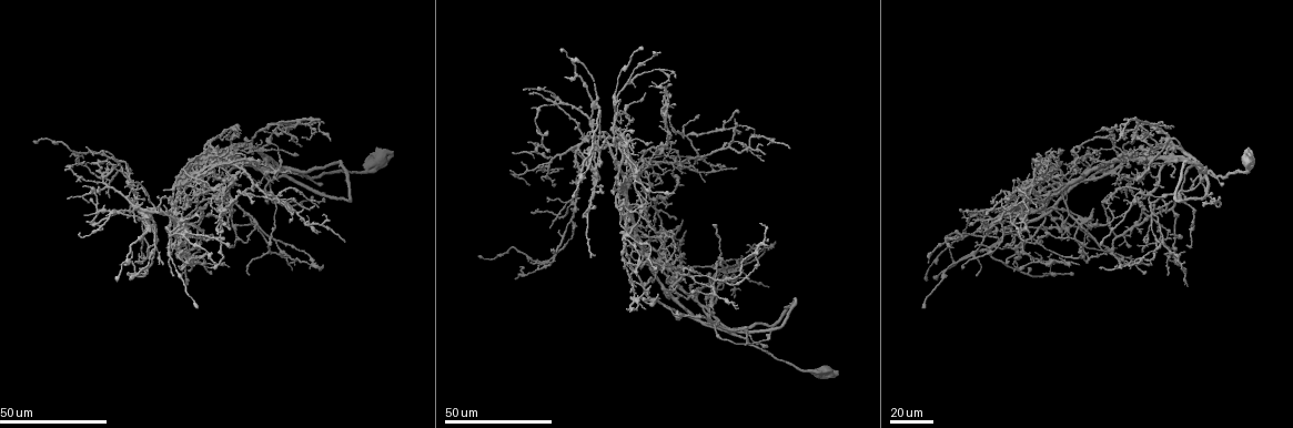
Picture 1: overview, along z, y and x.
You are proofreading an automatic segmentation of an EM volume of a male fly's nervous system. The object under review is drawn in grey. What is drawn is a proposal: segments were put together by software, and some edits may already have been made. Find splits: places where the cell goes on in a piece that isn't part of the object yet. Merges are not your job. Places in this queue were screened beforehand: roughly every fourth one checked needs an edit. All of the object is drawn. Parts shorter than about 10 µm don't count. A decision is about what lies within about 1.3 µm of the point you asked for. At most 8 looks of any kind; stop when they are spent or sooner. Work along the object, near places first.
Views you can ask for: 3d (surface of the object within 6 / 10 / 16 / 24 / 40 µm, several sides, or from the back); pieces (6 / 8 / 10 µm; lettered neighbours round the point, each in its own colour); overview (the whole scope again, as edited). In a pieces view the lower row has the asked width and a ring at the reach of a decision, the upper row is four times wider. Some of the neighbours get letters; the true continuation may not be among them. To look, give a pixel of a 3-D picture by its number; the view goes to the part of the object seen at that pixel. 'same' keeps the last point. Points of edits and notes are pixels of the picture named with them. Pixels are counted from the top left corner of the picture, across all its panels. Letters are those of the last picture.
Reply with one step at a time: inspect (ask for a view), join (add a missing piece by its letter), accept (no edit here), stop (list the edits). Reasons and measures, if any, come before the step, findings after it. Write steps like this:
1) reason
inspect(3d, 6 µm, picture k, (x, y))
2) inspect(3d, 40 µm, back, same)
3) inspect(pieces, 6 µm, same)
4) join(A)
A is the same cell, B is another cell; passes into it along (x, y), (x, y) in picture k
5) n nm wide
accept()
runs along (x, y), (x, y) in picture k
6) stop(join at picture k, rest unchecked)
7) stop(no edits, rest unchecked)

branch stops here
inspect(3d, 40 µm, picture 1, (319, 121))

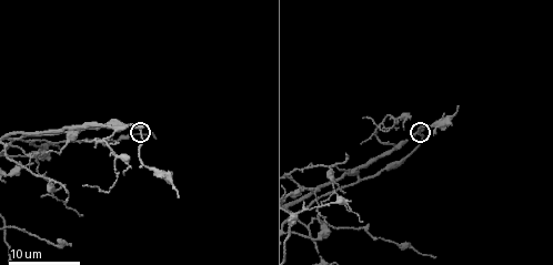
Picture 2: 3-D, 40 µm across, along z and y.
what lies round it
inspect(pieces, 10 µm, picture 2, (140, 128))

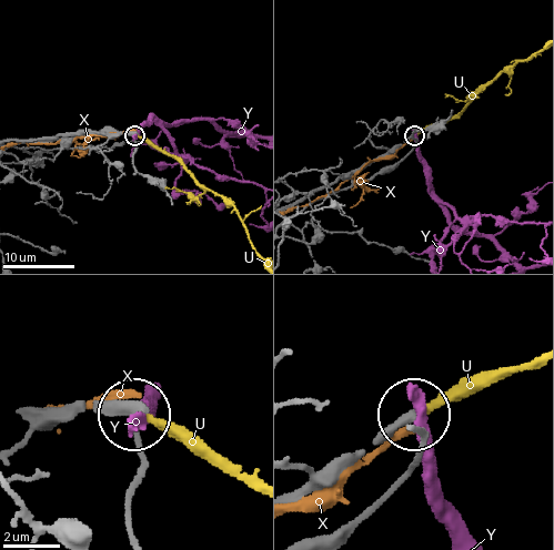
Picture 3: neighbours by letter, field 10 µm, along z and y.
join(U)
U is the same cell, X and Y are other cells; it goes on there

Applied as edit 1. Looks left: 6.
inspect(3d, 24 µm, picture 1, (1086, 232))

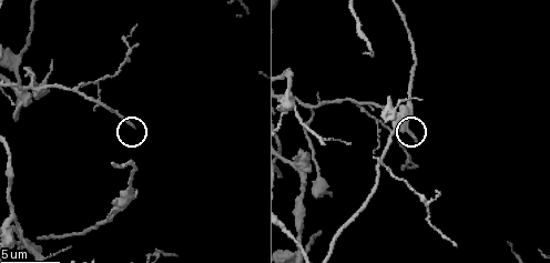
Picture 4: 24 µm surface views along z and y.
inspect(pieces, 6 µm, picture 4, (133, 127))

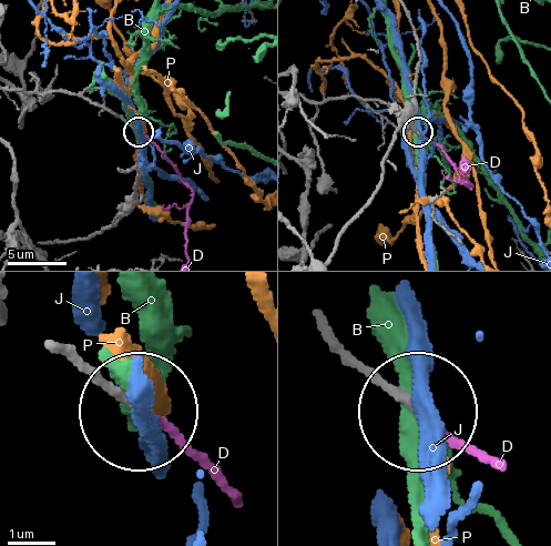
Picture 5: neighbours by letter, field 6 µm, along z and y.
join(D)
D is the same cell, B, J and P are other cells; passes into it along (106, 107), (144, 134), (191, 191), (185, 253) in picture 5; it goes on there

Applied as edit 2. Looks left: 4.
inspect(overview)

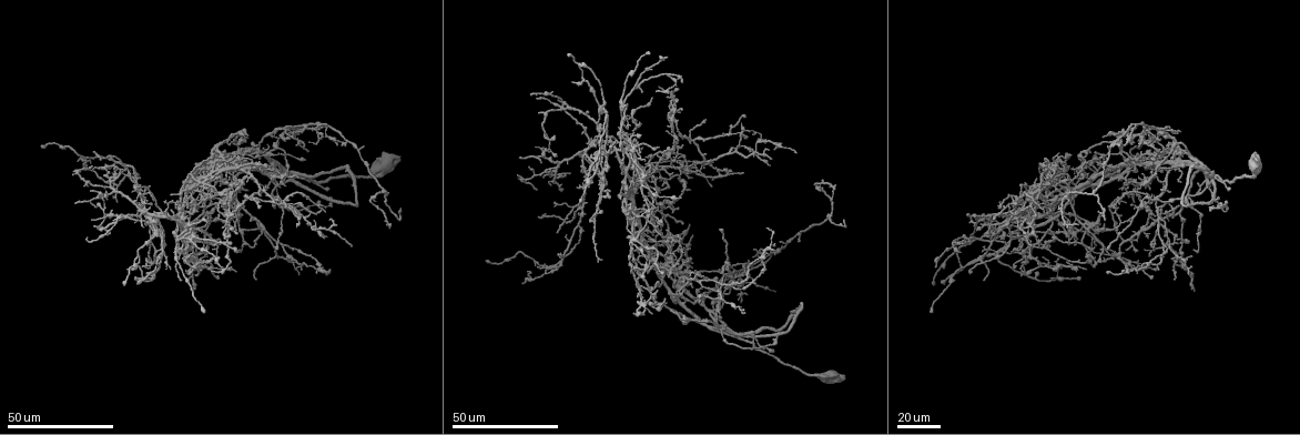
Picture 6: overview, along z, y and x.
branch stops here
inspect(3d, 40 µm, picture 1, (1093, 210))

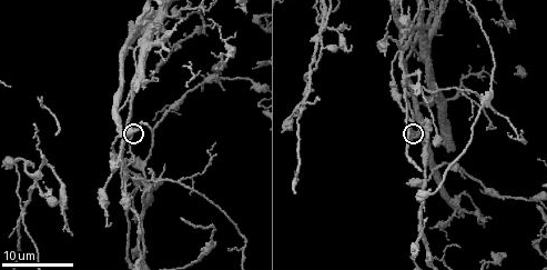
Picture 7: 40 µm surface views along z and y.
see the neighbours
inspect(pieces, 10 µm, picture 7, (412, 132))

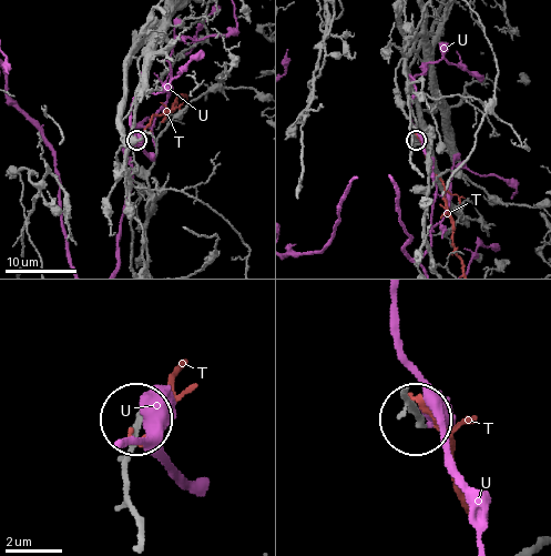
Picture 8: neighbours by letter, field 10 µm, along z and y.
210 nm wide
accept()
T and U are other cells; runs along (138, 534), (124, 491), (135, 422) in picture 8; none of them fits

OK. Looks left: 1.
stop(join at picture 3, join at picture 5, rest unchecked)

